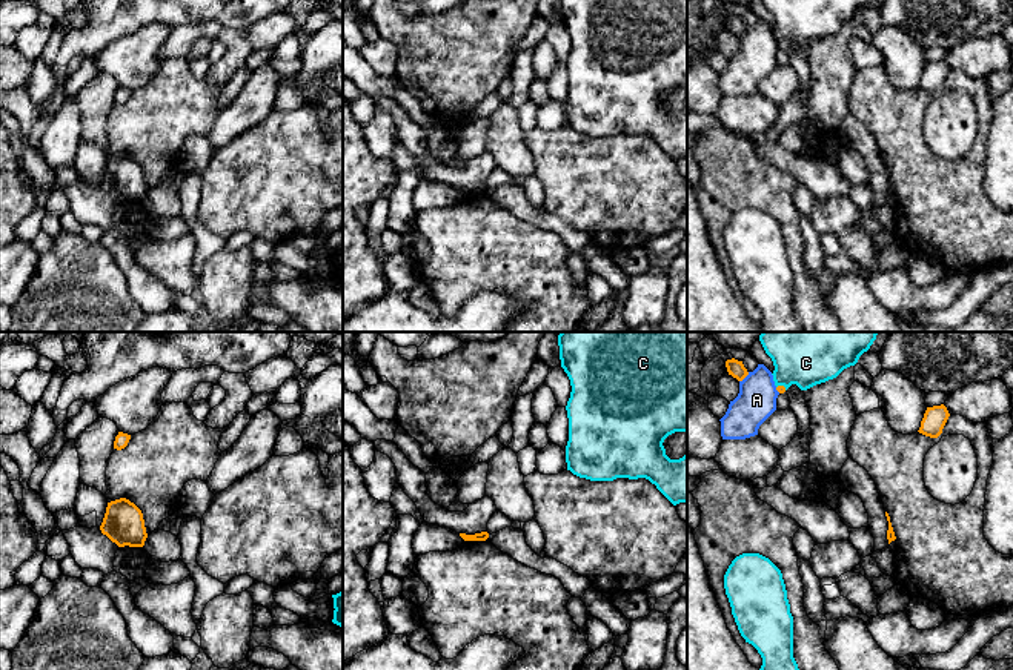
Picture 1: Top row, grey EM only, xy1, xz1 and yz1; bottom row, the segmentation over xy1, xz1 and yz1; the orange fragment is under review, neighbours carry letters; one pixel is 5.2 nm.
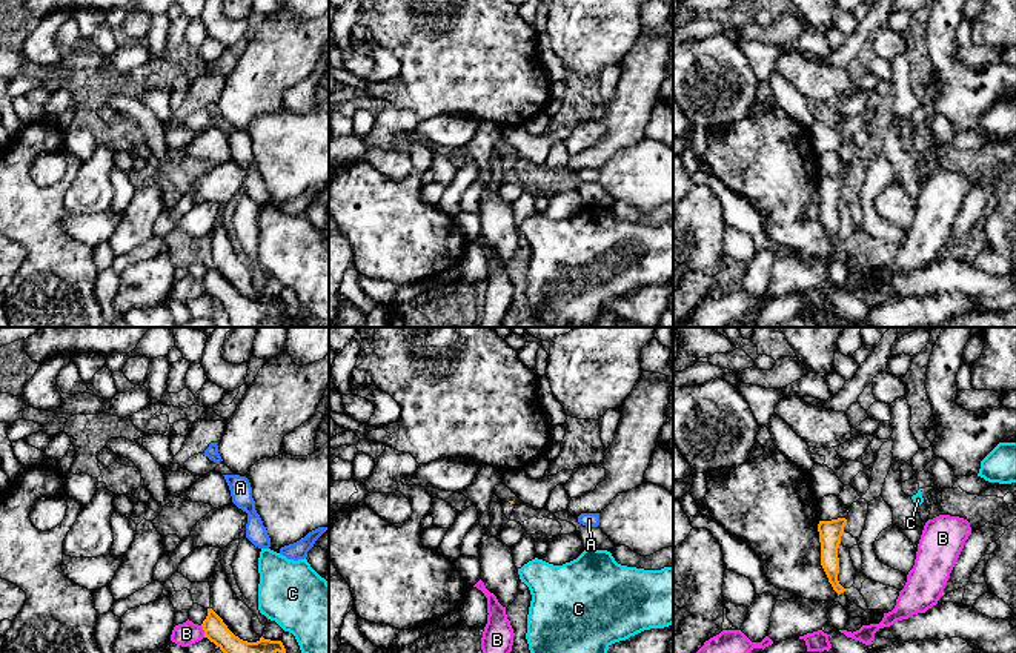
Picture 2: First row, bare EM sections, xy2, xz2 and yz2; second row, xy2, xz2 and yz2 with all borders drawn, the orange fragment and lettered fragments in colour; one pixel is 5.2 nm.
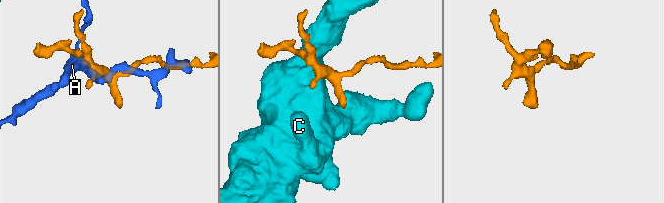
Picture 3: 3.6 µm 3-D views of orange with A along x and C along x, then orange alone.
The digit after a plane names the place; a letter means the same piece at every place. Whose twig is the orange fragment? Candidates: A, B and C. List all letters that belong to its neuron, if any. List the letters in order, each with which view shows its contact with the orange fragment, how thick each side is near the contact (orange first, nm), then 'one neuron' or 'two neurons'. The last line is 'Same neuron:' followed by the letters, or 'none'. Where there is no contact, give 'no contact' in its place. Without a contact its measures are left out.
A: meets orange in yz1; 90 nm thick on the orange side, 200 nm on the other; two neurons
B: meets orange in xy2; 170 nm thick on the orange side, 120 nm on the other; two neurons
C: meets orange in yz1; 50 nm thick on the orange side, 220 nm on the other; two neurons
Same neuron: none

